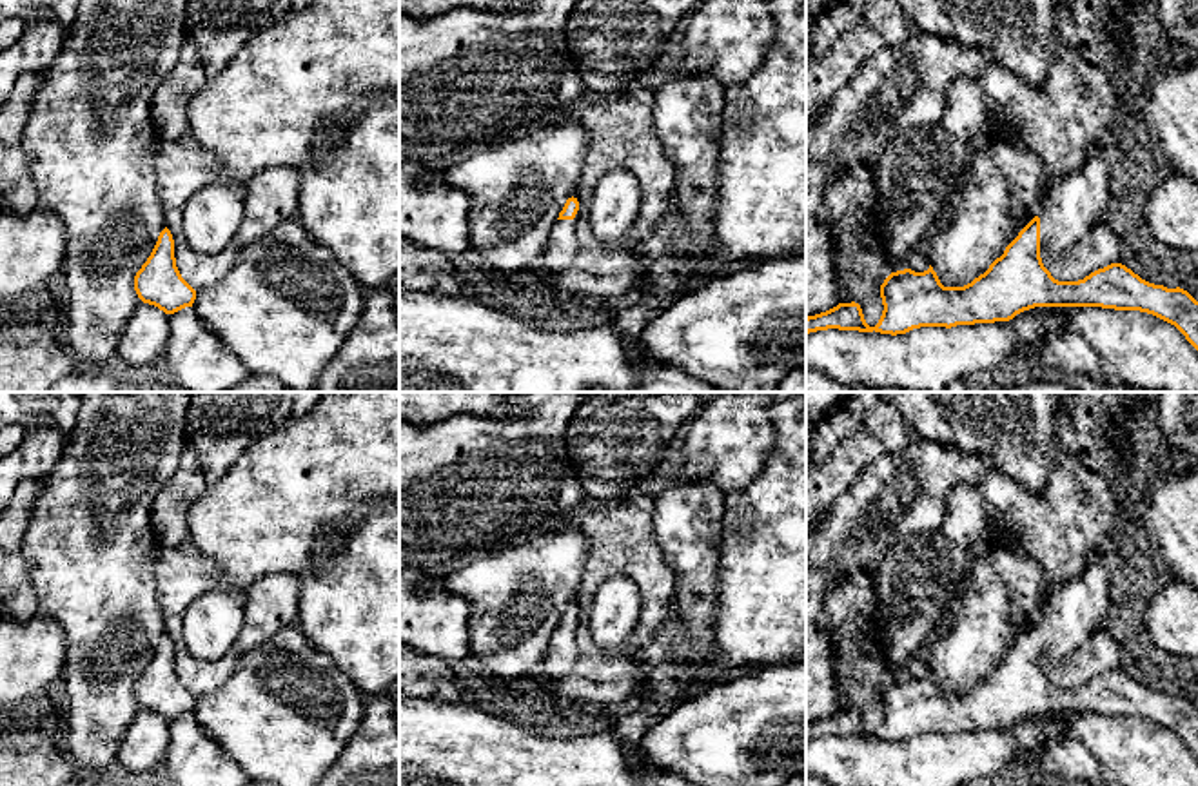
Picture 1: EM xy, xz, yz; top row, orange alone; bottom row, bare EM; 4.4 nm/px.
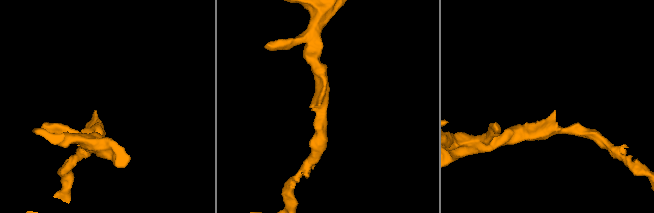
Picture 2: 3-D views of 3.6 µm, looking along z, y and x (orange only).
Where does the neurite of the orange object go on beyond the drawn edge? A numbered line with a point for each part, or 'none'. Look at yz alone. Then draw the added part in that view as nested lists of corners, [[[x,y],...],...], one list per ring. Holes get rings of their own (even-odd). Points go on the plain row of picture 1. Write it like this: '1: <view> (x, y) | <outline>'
1: yz (1077, 607) | [[[1122,537],[1098,550],[1098,557],[1078,575],[1062,583],[1051,583],[1046,604],[1040,610],[1040,661],[1062,661],[1073,653],[1093,632],[1104,628],[1109,610],[1111,574],[1124,559]]]

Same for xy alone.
none

